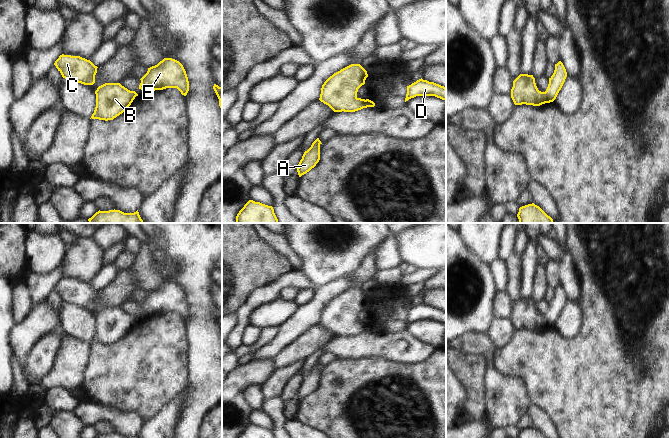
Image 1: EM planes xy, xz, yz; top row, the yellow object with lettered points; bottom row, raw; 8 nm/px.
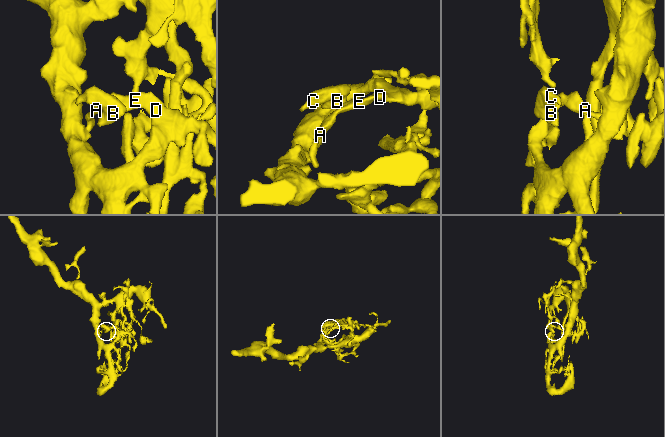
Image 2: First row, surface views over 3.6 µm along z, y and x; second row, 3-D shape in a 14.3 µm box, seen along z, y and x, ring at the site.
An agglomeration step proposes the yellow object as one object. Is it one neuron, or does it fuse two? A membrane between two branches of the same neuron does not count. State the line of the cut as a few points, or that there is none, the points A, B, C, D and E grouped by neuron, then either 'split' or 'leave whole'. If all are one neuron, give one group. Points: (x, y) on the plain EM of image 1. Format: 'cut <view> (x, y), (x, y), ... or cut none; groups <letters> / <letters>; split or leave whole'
cut none; groups A B C D E; leave whole

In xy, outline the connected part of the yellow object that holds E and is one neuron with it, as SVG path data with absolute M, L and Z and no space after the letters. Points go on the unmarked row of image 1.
M164 282L157 289L148 292L140 304L139 313L144 317L177 312L186 320L189 315L189 305L183 289L172 282Z

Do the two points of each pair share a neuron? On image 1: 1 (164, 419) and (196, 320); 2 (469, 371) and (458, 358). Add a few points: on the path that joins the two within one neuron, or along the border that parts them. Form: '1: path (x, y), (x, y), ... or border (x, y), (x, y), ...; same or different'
1: border (186, 388), (186, 396), (174, 427); different
2: path (466, 368), (459, 361); same

